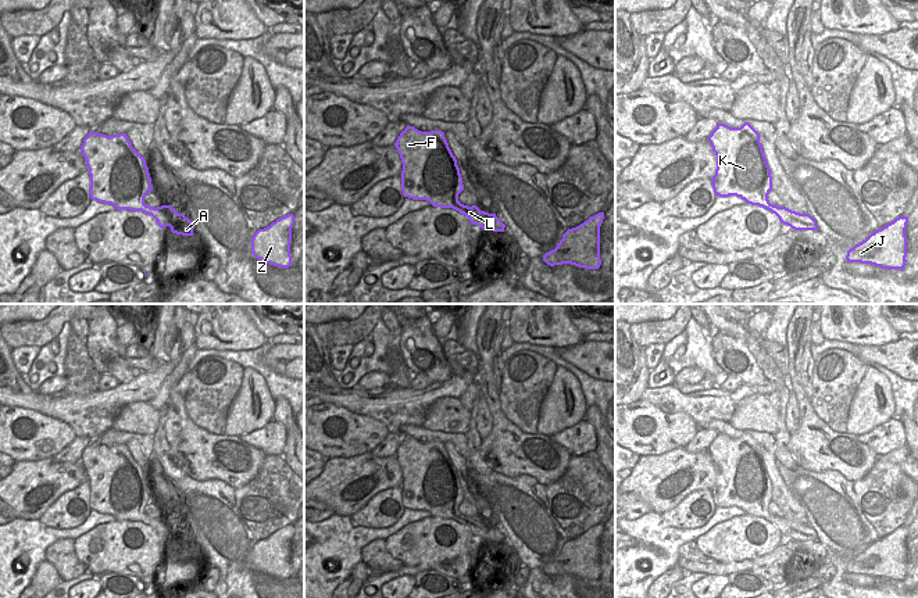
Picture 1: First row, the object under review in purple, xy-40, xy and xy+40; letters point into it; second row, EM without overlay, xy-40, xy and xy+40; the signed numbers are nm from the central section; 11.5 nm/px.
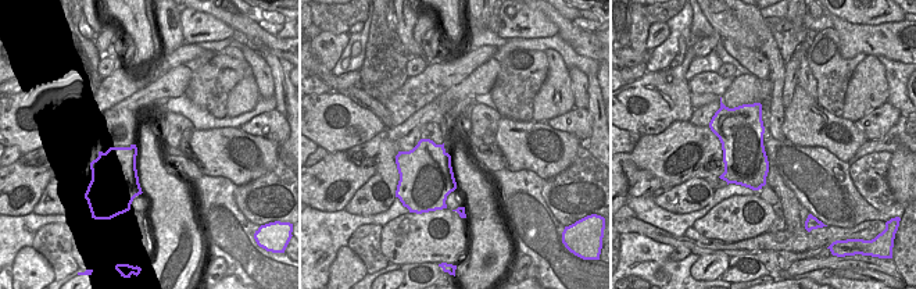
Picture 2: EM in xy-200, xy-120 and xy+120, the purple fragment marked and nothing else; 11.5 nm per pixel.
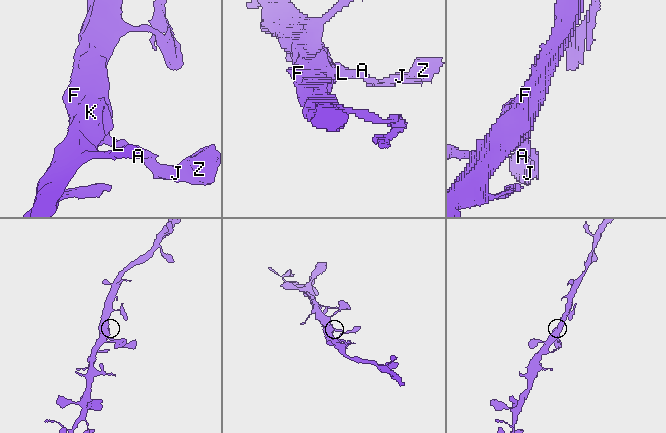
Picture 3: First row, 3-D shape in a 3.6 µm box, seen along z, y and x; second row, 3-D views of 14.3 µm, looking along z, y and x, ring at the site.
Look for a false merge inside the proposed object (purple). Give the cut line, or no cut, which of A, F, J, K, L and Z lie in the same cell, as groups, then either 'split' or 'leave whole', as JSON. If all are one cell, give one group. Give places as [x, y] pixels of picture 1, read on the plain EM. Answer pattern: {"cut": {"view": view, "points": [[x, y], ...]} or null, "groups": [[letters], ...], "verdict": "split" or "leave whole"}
{"cut": null, "groups": [["A", "F", "J", "K", "L", "Z"]], "verdict": "leave whole"}

